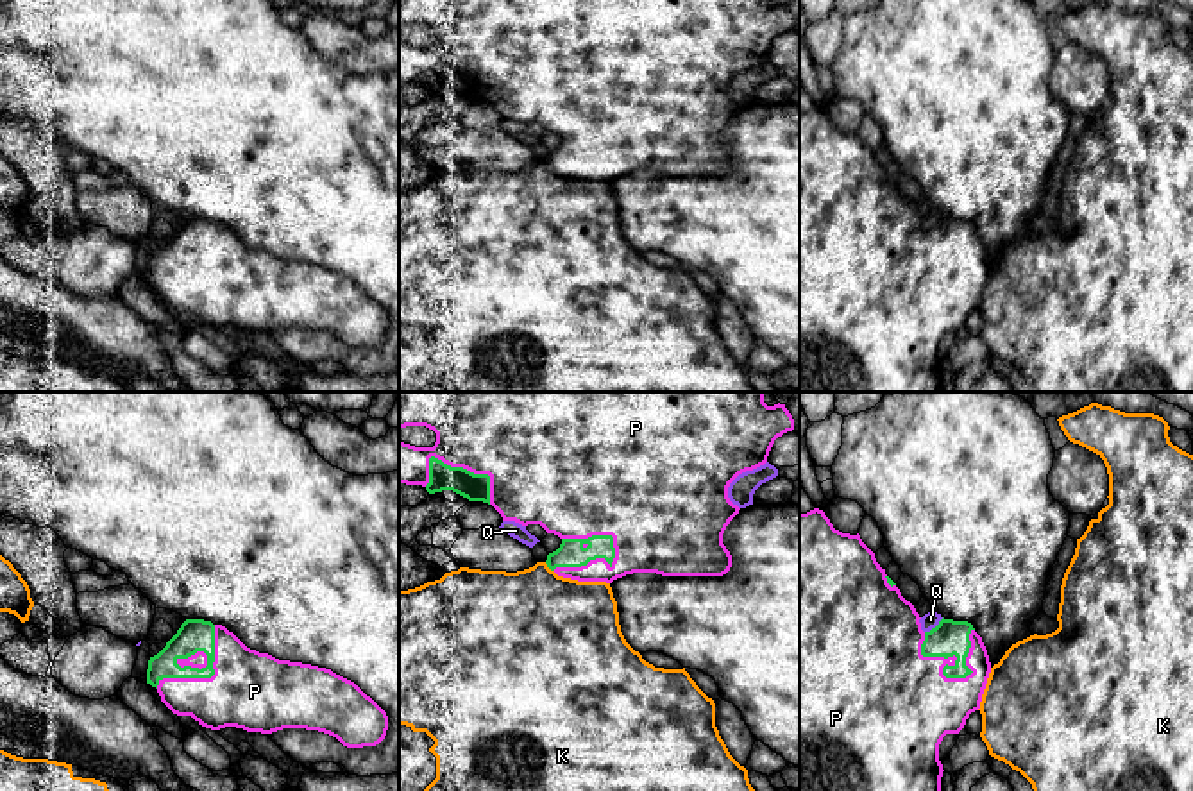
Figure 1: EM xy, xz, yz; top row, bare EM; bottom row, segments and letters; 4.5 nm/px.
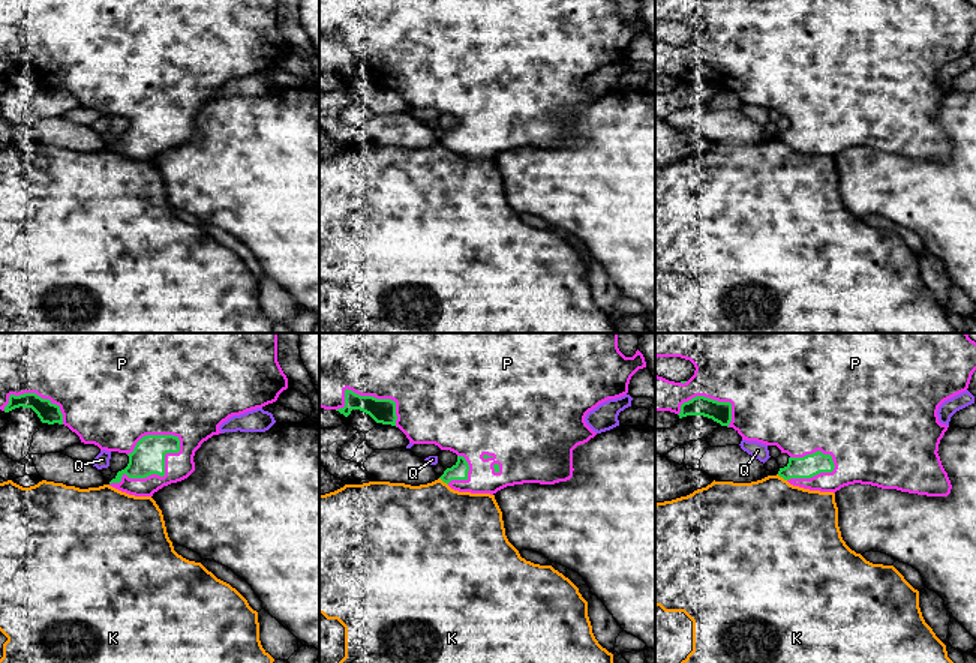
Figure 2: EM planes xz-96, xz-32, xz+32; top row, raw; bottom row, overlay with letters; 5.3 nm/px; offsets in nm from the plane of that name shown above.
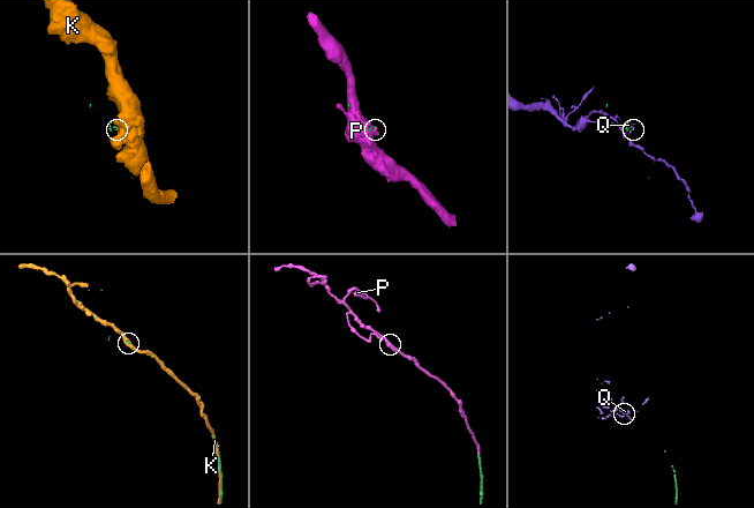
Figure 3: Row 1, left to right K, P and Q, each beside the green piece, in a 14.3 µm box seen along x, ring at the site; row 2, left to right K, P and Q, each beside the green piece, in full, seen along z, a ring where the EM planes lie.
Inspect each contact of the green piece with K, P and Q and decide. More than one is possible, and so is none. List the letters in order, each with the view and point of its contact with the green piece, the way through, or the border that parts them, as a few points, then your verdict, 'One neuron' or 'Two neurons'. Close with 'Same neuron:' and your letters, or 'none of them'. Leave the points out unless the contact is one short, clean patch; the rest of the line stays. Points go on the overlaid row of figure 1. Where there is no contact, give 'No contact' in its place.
K: Touches green at xz (549, 568). Boundary: xz (544, 562), (553, 571). Two neurons
P: Touches green at yz (950, 677). One neuron
Q: Touches green at yz (936, 627). Boundary: yz (943, 618), (925, 632). Two neurons
Same neuron: P

